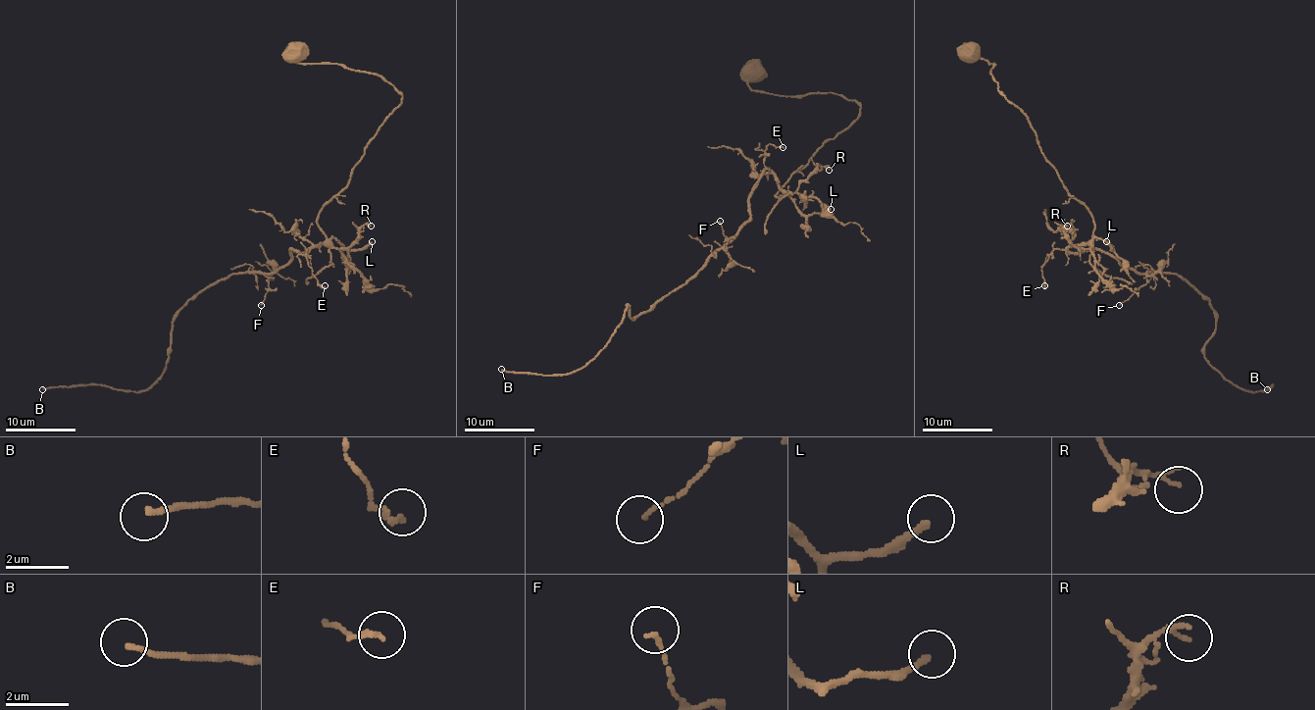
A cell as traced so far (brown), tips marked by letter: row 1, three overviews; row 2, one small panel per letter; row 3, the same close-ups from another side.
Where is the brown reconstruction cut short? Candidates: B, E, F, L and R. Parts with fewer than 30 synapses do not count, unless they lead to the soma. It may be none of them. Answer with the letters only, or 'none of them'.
B

